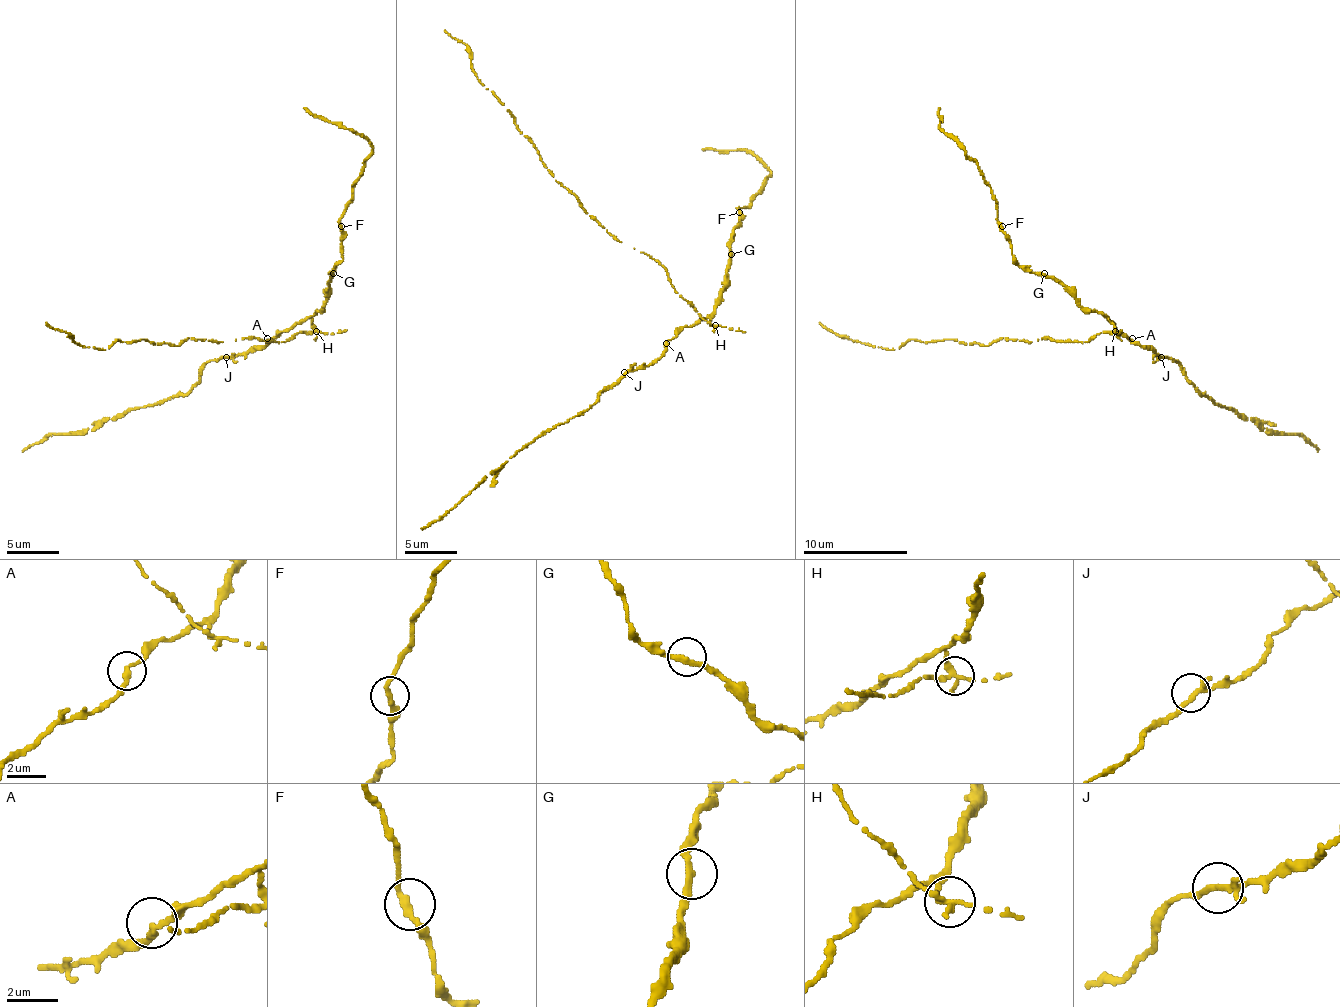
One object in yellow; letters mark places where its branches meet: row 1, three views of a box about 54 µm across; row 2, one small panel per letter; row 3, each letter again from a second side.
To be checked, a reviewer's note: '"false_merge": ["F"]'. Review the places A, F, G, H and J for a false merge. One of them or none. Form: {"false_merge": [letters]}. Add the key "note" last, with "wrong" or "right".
{"false_merge": ["H"], "note": "wrong"}

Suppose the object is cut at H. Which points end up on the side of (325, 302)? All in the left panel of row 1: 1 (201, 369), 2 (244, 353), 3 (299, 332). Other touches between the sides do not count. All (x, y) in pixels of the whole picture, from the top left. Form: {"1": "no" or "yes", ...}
{"1": "yes", "2": "yes", "3": "no"}

